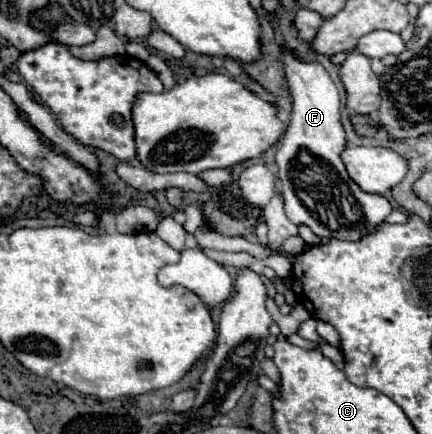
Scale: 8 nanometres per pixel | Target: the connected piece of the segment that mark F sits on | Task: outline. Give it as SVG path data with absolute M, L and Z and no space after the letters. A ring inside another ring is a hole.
M287 48L281 50L281 60L293 96L291 122L275 158L285 214L295 226L307 226L319 238L363 240L385 222L393 206L385 196L363 192L345 170L341 152L347 140L341 124L341 98L327 70L317 62L299 60Z

